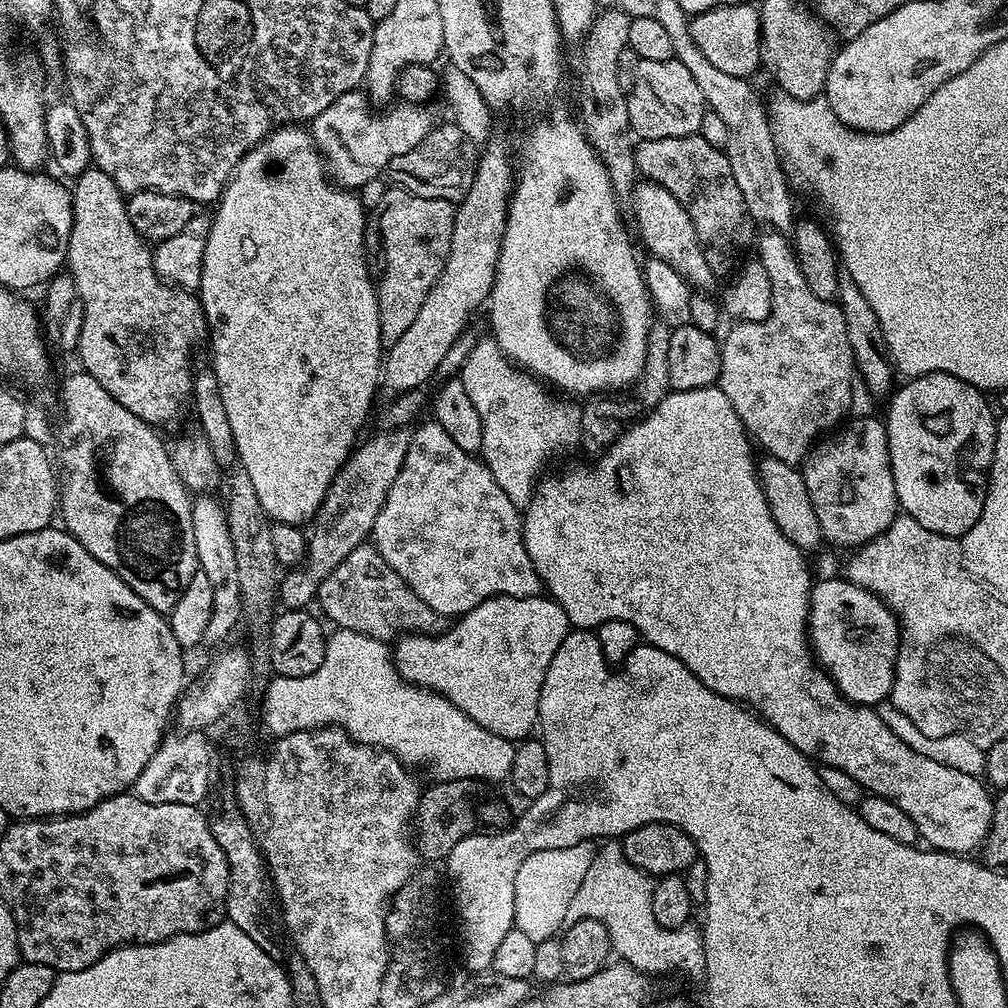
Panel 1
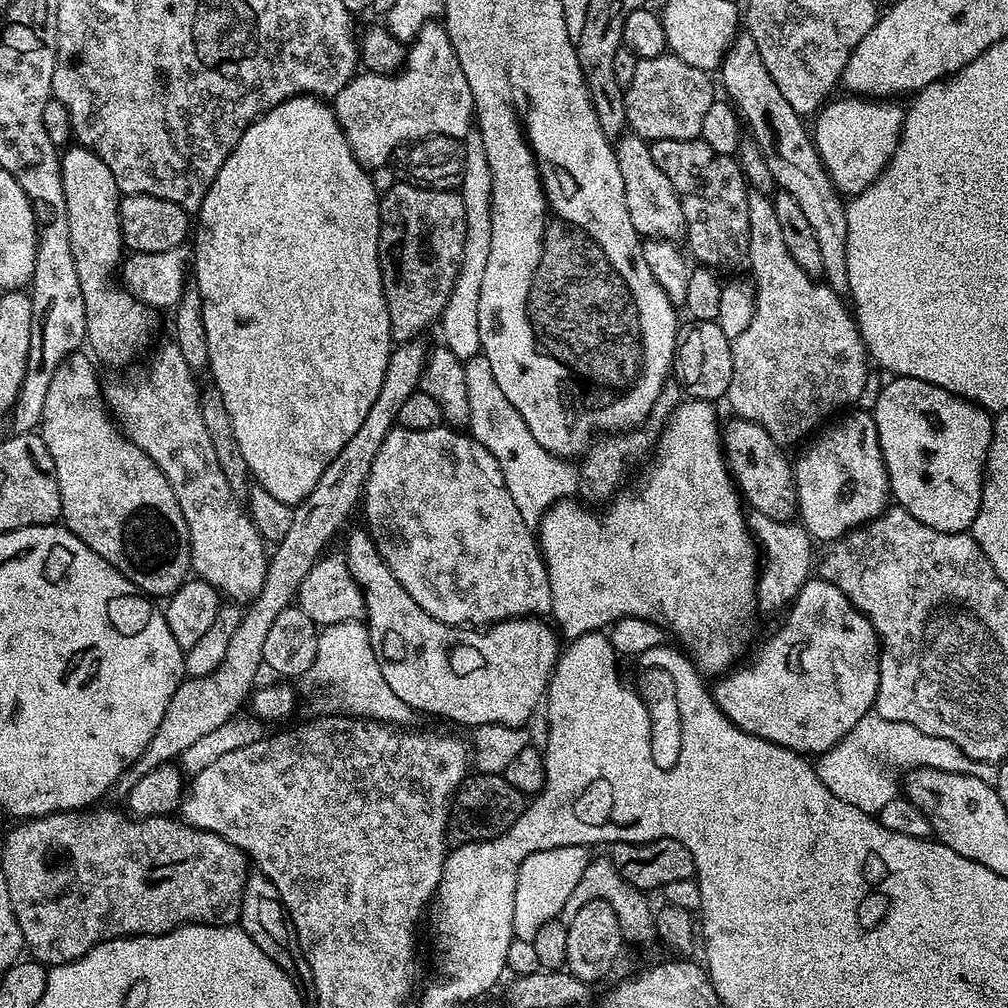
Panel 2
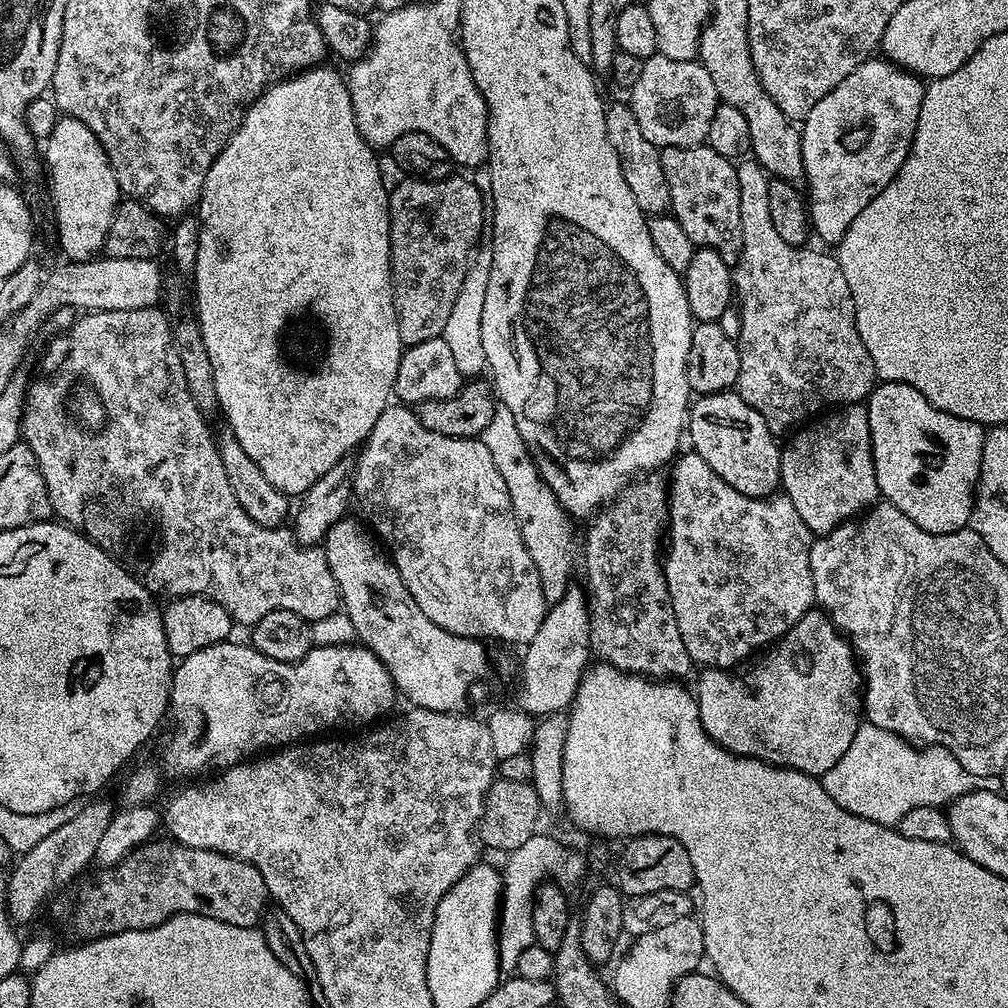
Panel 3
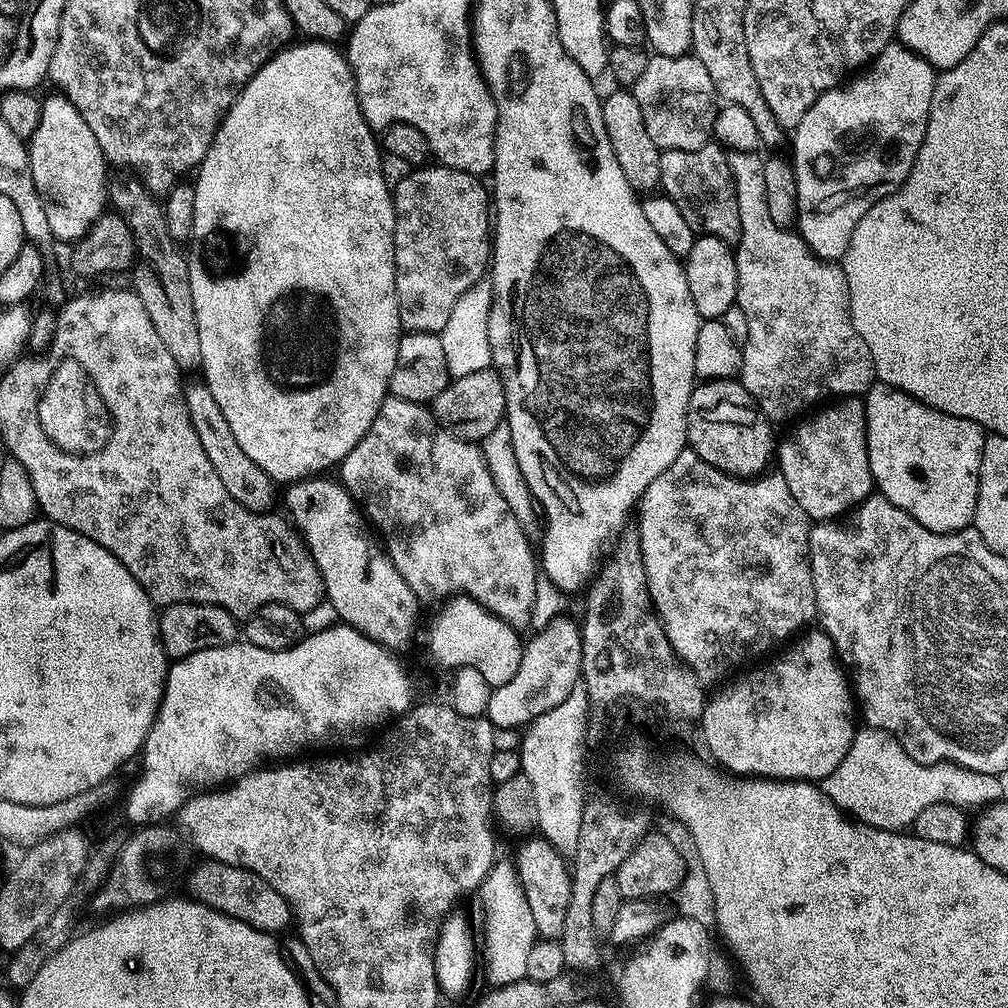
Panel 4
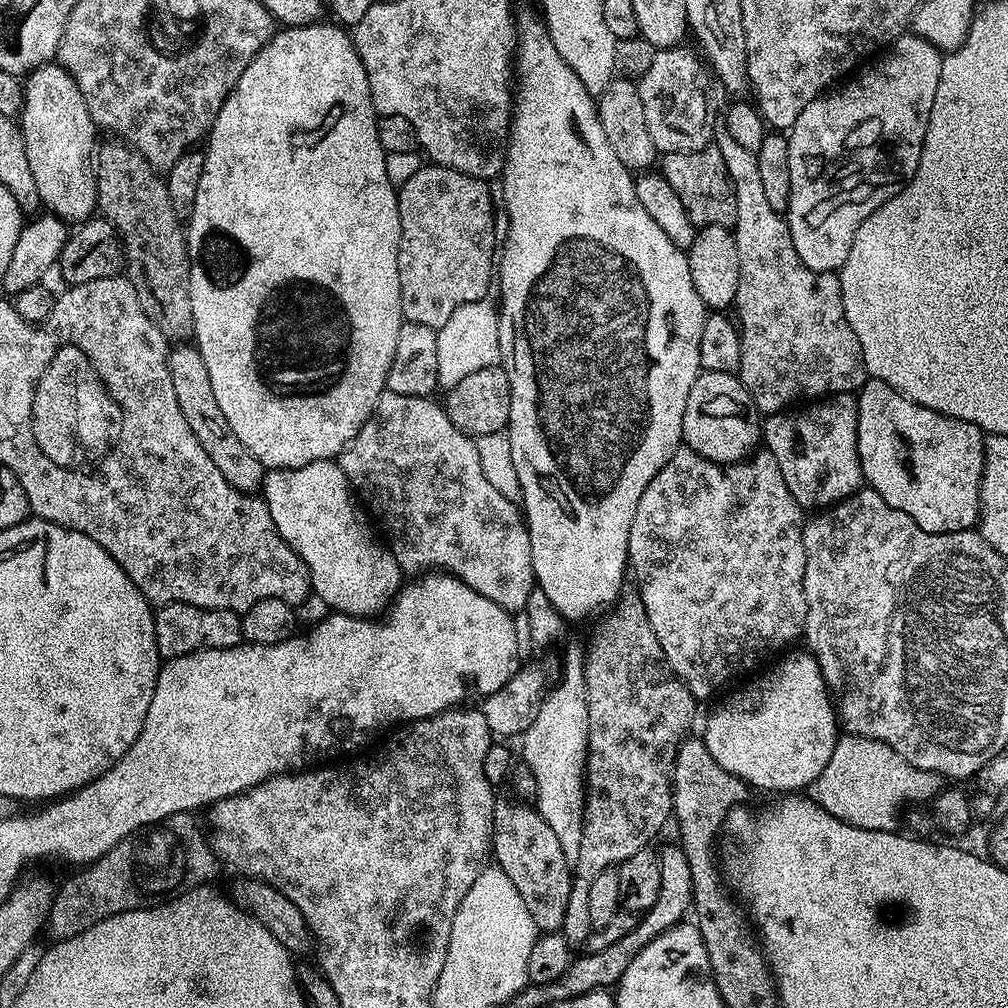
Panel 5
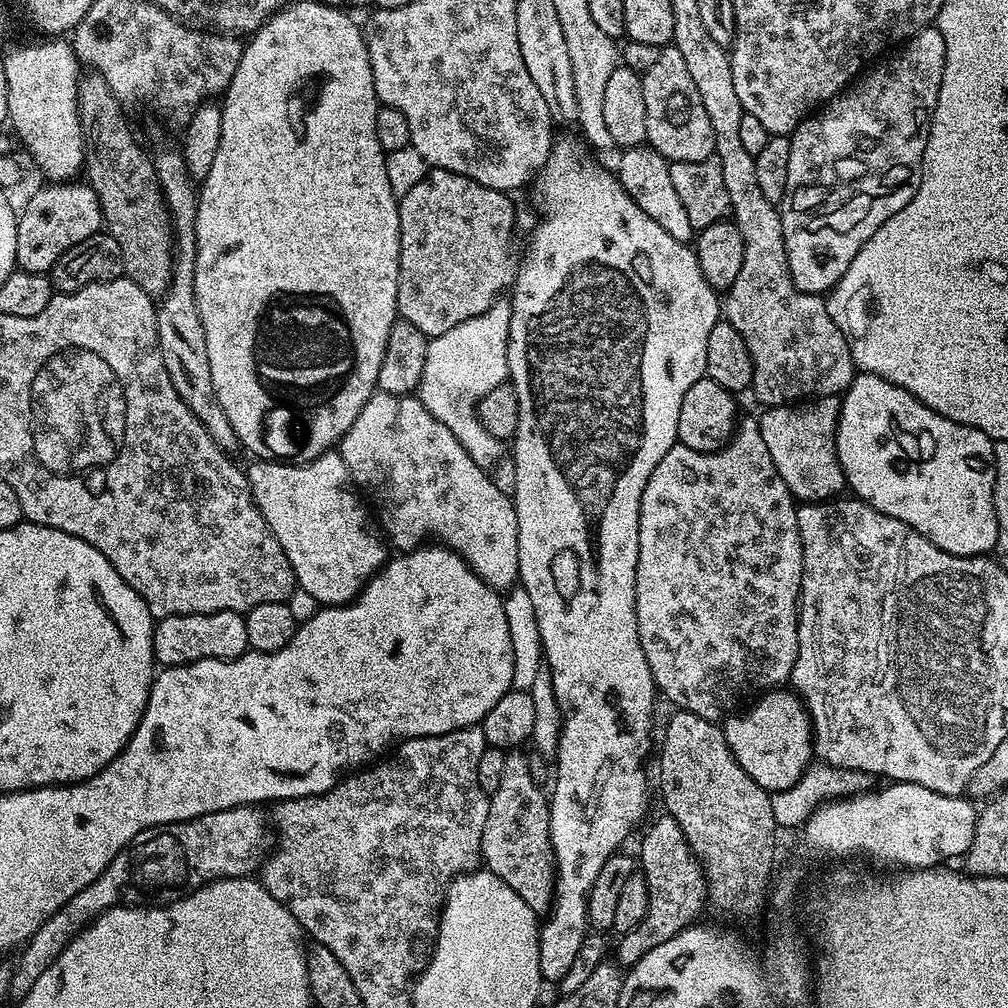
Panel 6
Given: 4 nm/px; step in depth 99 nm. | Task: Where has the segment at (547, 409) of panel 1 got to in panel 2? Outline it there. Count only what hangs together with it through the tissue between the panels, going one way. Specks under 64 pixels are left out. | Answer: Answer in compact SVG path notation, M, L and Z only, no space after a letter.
M483 354L472 356L464 361L466 370L466 394L470 394L470 418L467 431L498 462L502 470L502 478L506 482L506 490L510 490L510 498L514 498L514 506L518 506L518 514L522 514L522 522L535 529L546 514L546 510L557 504L559 500L567 500L577 495L580 477L577 469L572 468L567 459L553 456L530 434L522 414L510 404L510 398L502 394L498 382L494 382L494 370L490 370L490 362Z

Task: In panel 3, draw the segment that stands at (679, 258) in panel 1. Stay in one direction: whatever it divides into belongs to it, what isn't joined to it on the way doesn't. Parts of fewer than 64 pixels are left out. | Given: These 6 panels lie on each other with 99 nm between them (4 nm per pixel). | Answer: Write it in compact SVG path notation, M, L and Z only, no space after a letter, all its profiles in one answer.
M609 103L604 109L606 118L606 134L610 138L610 146L620 159L622 166L622 178L626 178L626 186L630 186L630 194L634 194L634 202L645 214L664 214L670 208L670 190L666 182L666 174L662 170L660 161L660 149L655 148L638 127L638 118L634 116L634 110L627 103Z

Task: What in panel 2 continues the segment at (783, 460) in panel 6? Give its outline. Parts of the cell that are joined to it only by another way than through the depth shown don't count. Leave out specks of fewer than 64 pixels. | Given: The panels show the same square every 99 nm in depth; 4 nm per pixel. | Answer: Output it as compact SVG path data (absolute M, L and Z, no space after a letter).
M868 410L851 412L844 414L849 416L841 415L837 424L829 423L815 437L816 444L794 460L798 516L816 542L837 540L853 528L875 520L890 500L888 471L884 468L872 413Z

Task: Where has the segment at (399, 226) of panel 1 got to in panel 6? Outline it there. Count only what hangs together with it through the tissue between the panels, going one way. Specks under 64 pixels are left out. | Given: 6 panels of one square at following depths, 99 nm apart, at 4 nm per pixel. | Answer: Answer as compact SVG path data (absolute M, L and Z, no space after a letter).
M434 168L429 170L422 178L422 182L418 182L418 186L413 186L405 196L399 197L398 203L400 205L400 273L398 274L398 302L396 303L396 310L401 321L410 323L412 326L416 326L418 330L429 338L434 336L441 336L446 334L446 330L454 330L454 326L458 326L462 322L466 322L470 318L474 318L478 314L482 314L486 310L490 310L490 306L501 295L500 292L500 264L508 264L512 260L512 227L516 224L516 208L512 205L513 197L507 192L499 192L494 190L490 186L482 186L478 182L474 182L470 178L466 178L462 174L454 174L450 170L442 170L441 168Z

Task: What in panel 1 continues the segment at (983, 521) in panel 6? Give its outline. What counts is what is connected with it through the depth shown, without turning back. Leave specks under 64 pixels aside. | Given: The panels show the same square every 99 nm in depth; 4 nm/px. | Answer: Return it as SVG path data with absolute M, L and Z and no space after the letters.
M931 372L931 373L930 373L930 374L926 374L926 375L925 375L925 376L914 376L914 377L911 377L911 379L909 379L909 380L908 380L908 381L907 381L907 382L904 382L904 383L908 383L908 384L904 384L904 385L902 385L902 386L901 386L901 388L900 388L900 385L899 385L899 387L897 387L897 388L896 388L896 389L895 389L895 391L893 391L893 392L892 392L892 393L891 393L891 396L890 396L890 399L889 399L889 400L888 400L888 401L887 401L887 403L888 403L888 402L889 402L889 404L888 404L888 416L887 416L887 415L886 415L886 427L887 427L887 430L888 430L888 453L889 453L889 454L890 454L890 466L891 466L891 467L892 467L892 477L893 477L893 478L894 478L894 490L895 490L895 491L896 491L896 503L897 503L897 505L899 505L899 507L900 507L900 508L901 508L901 509L902 509L902 512L903 512L903 515L905 515L905 516L909 516L909 517L910 517L910 518L914 518L914 522L918 522L918 523L920 523L920 525L922 525L922 526L926 526L926 530L934 530L934 534L942 534L942 535L943 535L943 536L950 536L950 537L953 537L953 538L959 538L959 537L962 537L962 536L965 536L965 535L966 535L966 533L967 533L967 532L968 532L968 531L969 531L969 530L970 530L970 526L974 526L974 522L978 522L978 518L979 518L979 517L980 517L980 515L981 515L981 514L982 514L982 506L983 506L983 505L984 505L984 496L985 496L985 494L987 494L987 492L988 492L988 473L989 473L989 471L990 471L990 469L991 469L991 466L992 466L992 455L993 455L993 454L994 454L994 442L995 442L995 441L996 441L996 422L997 422L997 419L998 419L998 416L997 416L997 413L996 413L996 412L995 412L995 411L994 411L994 408L993 408L993 412L994 412L994 413L992 413L992 408L991 408L991 406L990 406L990 405L988 405L988 400L989 400L989 397L988 397L988 396L987 396L987 395L985 395L985 393L984 393L984 392L983 392L983 391L981 391L981 389L978 389L978 388L975 388L975 386L974 386L974 385L972 385L972 384L971 384L971 383L970 383L970 382L962 382L962 378L954 378L954 374L942 374L942 373L941 373L941 372Z

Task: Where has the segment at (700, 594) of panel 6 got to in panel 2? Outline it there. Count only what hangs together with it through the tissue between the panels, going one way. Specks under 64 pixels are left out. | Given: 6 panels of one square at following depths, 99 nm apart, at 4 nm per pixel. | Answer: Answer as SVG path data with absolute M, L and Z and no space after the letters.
M752 512L747 517L748 527L762 553L762 567L756 577L756 599L758 608L764 612L787 609L810 578L814 568L814 541L808 535L803 523L774 522L762 514Z

